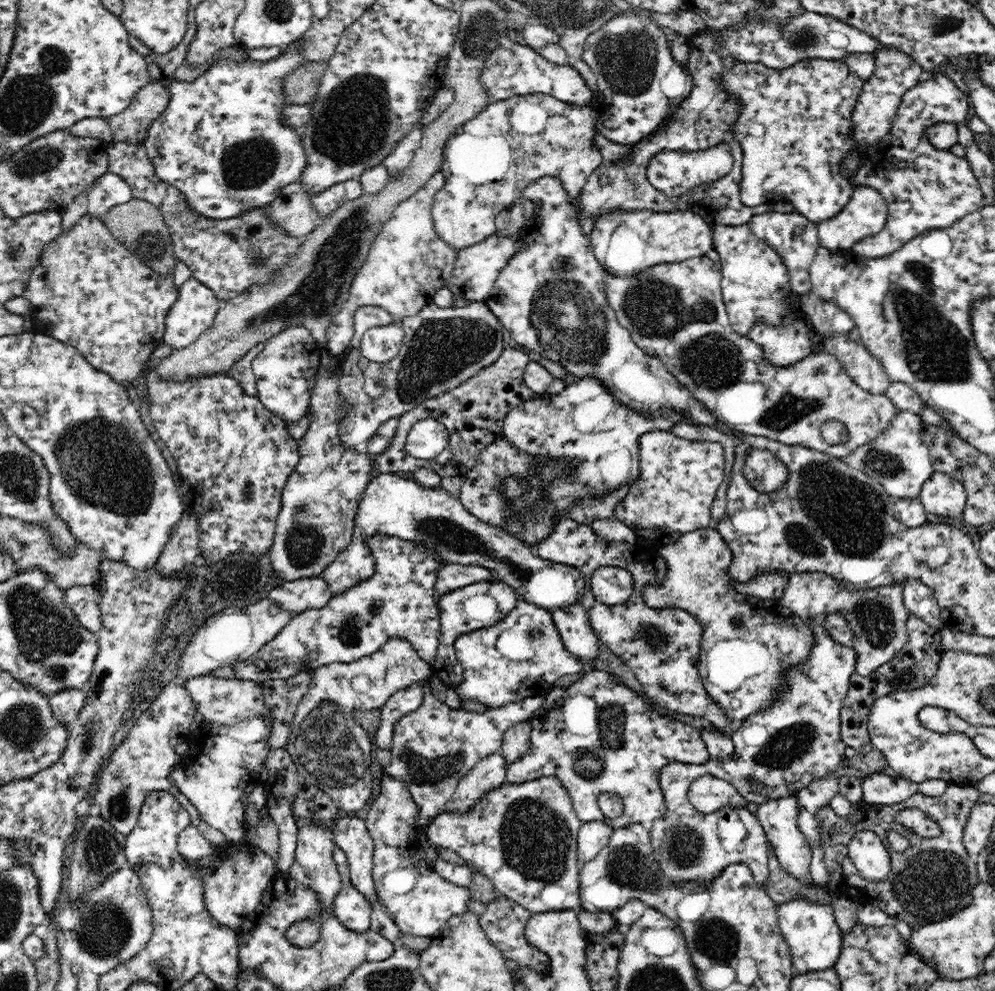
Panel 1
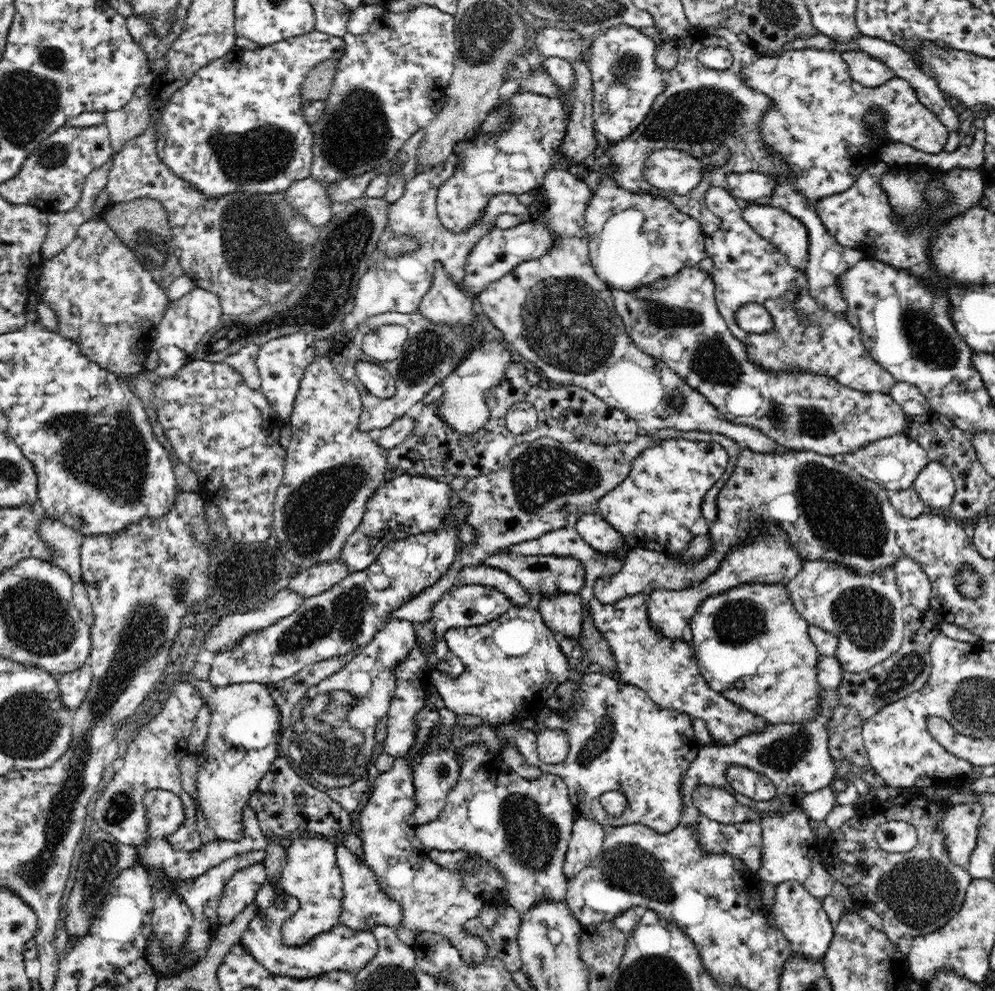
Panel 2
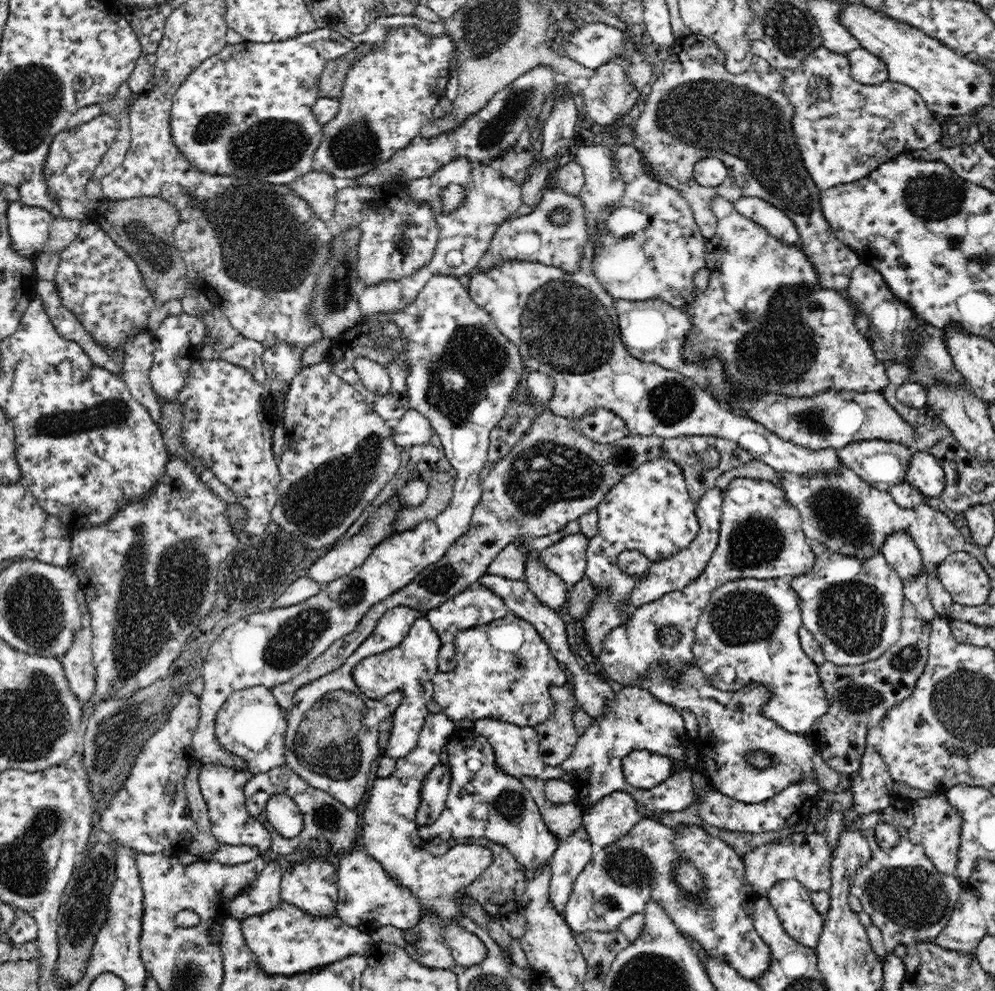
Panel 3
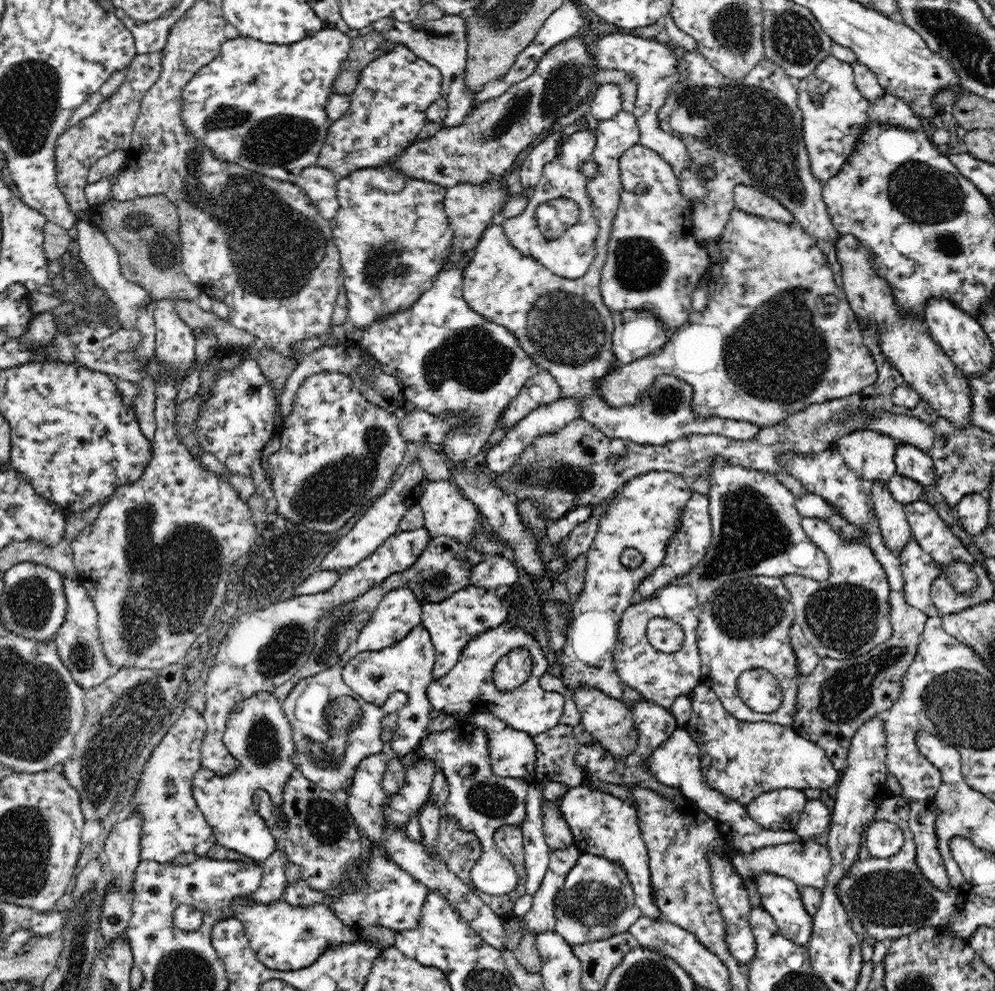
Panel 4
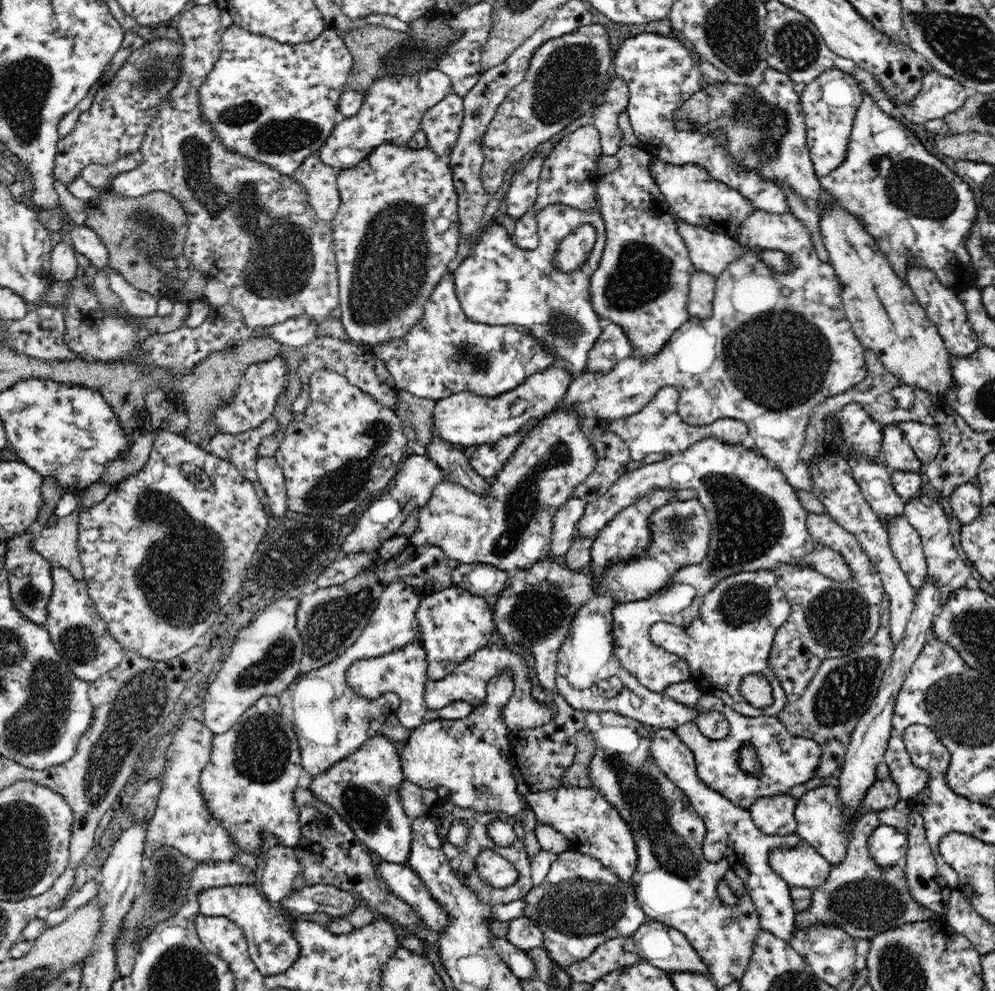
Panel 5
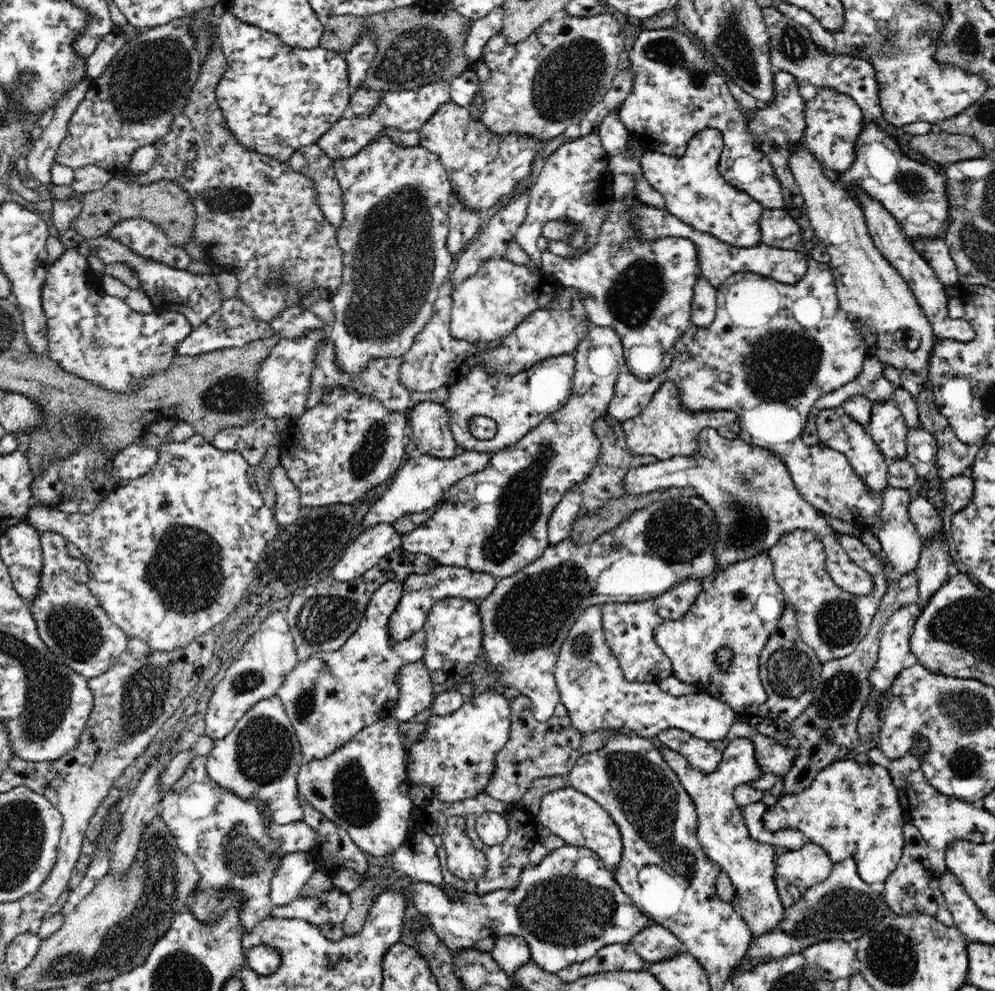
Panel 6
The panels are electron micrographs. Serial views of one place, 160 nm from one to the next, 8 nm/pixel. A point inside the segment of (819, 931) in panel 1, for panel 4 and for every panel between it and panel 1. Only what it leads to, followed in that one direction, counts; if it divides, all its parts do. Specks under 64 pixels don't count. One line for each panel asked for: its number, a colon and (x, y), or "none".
2: (801, 917)
3: (791, 901)
4: (781, 897)

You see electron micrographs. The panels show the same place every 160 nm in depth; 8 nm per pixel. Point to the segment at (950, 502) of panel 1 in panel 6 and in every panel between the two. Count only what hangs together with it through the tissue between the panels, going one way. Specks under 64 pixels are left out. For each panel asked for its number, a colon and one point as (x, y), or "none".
2: (934, 483)
3: (924, 472)
4: (911, 462)
5: (897, 454)
6: (887, 427)

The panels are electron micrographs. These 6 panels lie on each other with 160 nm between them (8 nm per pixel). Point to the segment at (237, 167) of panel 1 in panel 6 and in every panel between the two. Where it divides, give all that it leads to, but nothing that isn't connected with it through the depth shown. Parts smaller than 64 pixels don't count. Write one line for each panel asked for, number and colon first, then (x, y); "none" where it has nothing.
2: (236, 126)
3: (247, 112)
4: (260, 105)
5: (274, 103)
6: (275, 99)

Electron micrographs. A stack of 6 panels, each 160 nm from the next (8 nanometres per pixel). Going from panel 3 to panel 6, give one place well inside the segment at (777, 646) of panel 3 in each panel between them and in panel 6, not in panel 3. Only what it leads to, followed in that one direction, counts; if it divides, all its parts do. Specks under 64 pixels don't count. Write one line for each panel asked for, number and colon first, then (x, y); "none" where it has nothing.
4: (745, 623)
5: (732, 636)
6: (741, 606)

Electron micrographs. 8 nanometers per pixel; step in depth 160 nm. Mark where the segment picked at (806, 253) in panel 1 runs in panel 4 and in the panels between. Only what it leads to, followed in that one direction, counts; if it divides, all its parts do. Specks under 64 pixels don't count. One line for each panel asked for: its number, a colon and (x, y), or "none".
2: (789, 235)
3: (775, 221)
4: (750, 200)

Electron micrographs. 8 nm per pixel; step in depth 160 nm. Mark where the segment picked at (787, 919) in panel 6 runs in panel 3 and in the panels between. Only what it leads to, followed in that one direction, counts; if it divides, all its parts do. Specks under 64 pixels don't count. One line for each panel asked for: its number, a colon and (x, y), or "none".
3: (908, 898)
4: (891, 897)
5: (861, 898)

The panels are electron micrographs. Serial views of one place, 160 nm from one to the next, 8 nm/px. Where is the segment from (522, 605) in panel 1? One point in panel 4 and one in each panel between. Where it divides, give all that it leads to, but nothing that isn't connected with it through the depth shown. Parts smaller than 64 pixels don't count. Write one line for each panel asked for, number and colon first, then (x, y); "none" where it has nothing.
2: (512, 665)
3: (504, 671)
4: (468, 688)

